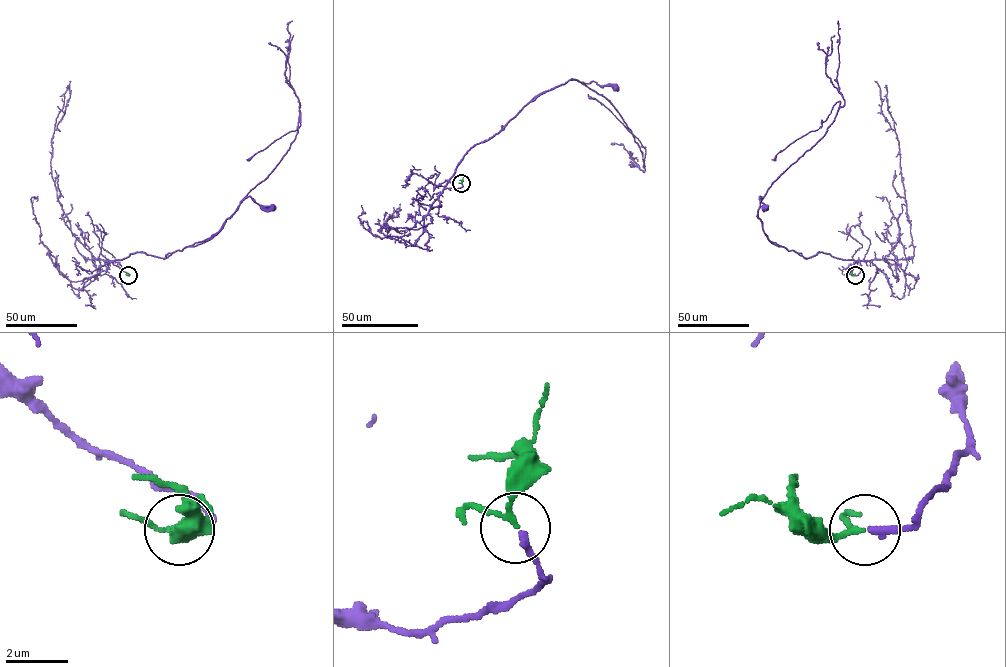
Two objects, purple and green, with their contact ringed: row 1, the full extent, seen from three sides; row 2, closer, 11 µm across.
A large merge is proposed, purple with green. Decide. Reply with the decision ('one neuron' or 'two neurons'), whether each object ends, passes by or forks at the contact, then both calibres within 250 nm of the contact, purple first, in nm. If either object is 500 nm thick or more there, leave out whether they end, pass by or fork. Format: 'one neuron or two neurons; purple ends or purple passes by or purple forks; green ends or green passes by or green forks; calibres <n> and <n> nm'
one neuron; purple ends; green passes by; calibres 200 and 140 nm

